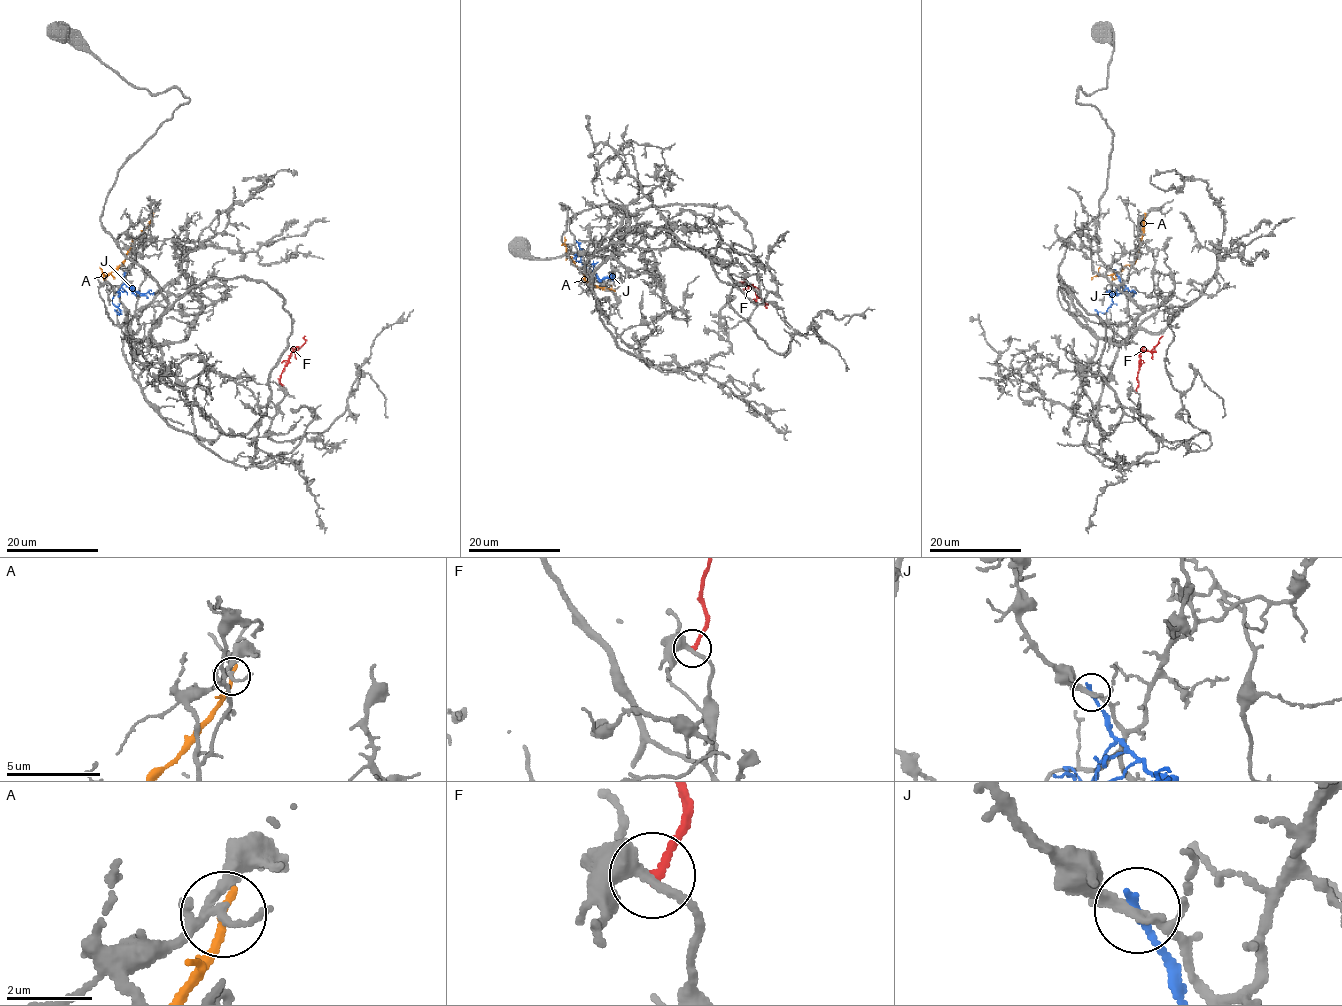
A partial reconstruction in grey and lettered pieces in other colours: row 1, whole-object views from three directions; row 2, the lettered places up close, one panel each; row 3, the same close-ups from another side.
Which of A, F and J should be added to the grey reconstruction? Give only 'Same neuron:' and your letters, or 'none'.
Same neuron: none

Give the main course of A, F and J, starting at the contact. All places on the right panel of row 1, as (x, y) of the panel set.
A: (1144, 215), (1136, 259), (1119, 271), (1094, 276), (1091, 280)
F: (1135, 391), (1138, 384), (1139, 354), (1150, 351), (1162, 336)
J: (1115, 271), (1121, 284), (1112, 296), (1113, 302), (1105, 313), (1095, 309)

